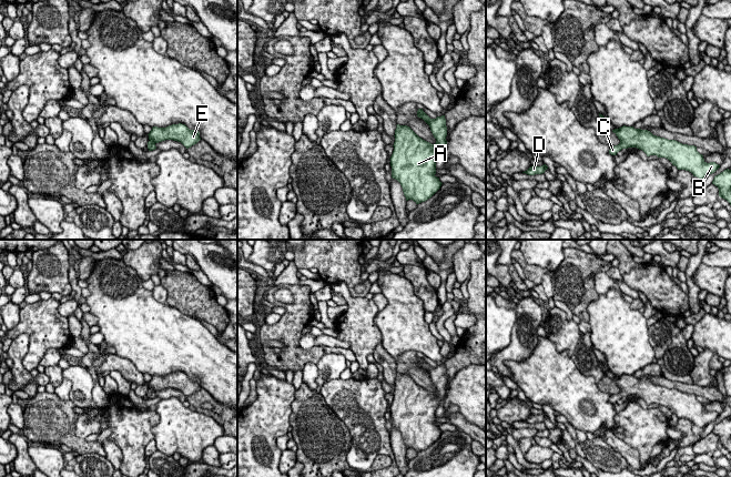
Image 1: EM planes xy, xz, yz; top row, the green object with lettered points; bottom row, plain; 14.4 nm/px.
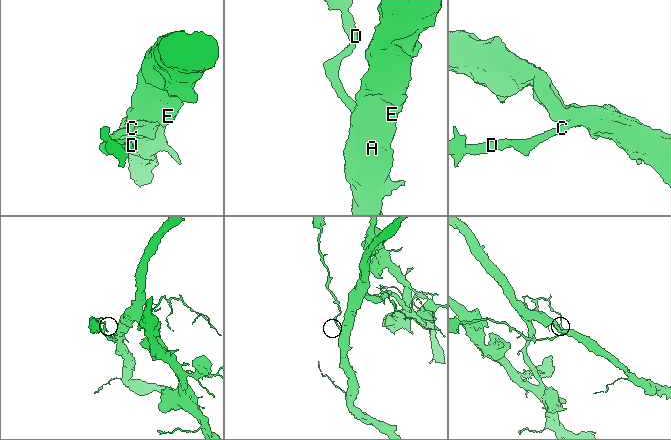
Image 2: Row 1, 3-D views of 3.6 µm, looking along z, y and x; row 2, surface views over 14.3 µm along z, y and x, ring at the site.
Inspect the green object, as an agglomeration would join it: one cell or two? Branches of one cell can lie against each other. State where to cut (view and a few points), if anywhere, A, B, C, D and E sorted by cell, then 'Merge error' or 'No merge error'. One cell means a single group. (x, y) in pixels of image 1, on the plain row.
No split. Groups: A B C D E. No merge error

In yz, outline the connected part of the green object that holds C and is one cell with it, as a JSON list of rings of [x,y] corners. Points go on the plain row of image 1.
[[[623,374],[612,380],[618,385],[620,392],[610,395],[609,403],[611,404],[617,404],[622,397],[637,396],[642,398],[647,405],[666,406],[678,418],[689,419],[701,428],[720,416],[715,410],[707,412],[703,404],[697,399],[697,395],[653,384],[648,378]]]

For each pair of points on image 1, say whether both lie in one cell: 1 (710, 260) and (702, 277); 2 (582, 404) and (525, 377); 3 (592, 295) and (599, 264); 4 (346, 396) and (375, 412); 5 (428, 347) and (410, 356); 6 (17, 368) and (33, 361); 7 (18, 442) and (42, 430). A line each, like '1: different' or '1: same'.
1: different
2: same
3: same
4: same
5: different
6: different
7: different

